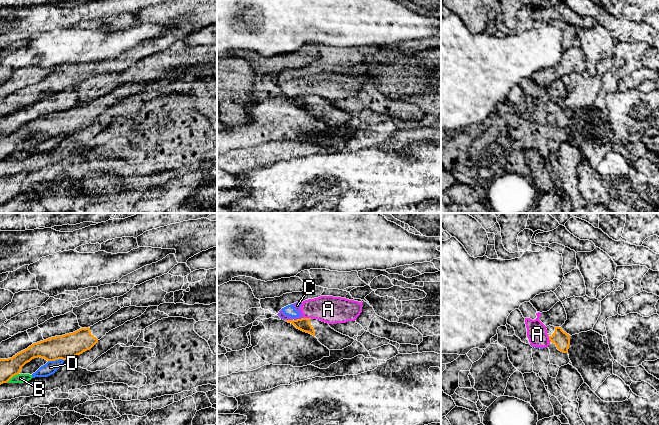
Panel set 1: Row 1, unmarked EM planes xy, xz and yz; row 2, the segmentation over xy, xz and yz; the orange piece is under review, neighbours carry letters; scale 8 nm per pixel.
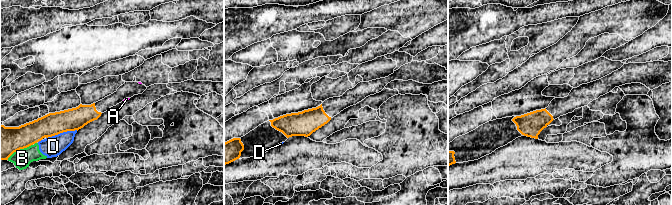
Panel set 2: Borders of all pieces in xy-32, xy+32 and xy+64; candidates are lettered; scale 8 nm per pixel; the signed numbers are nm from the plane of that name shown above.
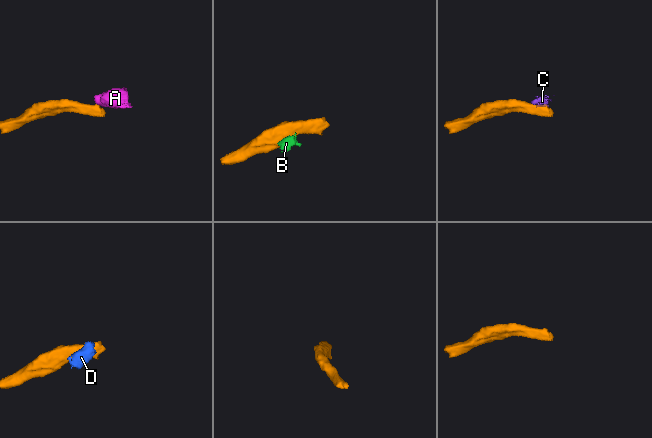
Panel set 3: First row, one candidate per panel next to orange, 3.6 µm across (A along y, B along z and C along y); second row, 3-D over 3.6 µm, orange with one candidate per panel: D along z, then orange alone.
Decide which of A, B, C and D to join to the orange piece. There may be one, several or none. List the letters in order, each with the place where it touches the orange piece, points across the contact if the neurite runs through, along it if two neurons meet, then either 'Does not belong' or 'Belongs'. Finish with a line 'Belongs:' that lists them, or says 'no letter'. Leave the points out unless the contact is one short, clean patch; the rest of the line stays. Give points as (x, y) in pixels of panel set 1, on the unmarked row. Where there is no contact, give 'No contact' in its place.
A: Touches orange at xz (307, 94). Boundary: xz (304, 93), (309, 94). Does not belong
B: Touches orange at xy (12, 152). Boundary: xy (18, 149), (6, 158). Does not belong
C: Touches orange at xz (298, 95). Boundary: xz (303, 93), (294, 96). Does not belong
D: Touches orange at xy (56, 135). Does not belong
Belongs: no letter

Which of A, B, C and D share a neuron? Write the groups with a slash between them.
A B C D

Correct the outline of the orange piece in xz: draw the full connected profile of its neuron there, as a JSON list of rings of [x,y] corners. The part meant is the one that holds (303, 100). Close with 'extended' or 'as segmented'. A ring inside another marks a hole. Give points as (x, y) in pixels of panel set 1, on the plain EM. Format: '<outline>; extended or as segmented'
[[[301,94],[297,96],[285,96],[293,100],[297,105],[315,112],[318,117],[329,126],[342,126],[355,117],[349,112],[343,111],[332,105],[328,99],[317,95]]]; extended

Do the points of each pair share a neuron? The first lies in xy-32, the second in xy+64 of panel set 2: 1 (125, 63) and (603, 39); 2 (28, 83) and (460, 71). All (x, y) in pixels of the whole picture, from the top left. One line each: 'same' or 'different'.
1: same
2: different

